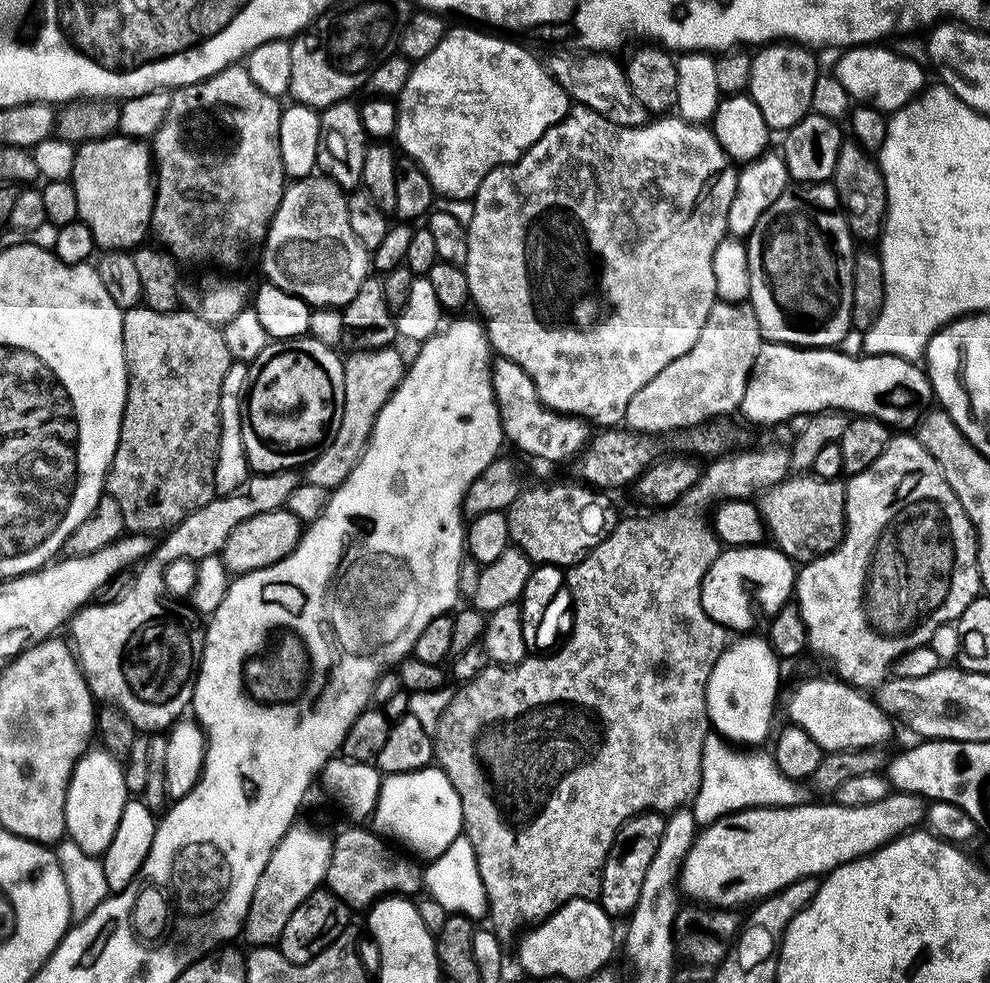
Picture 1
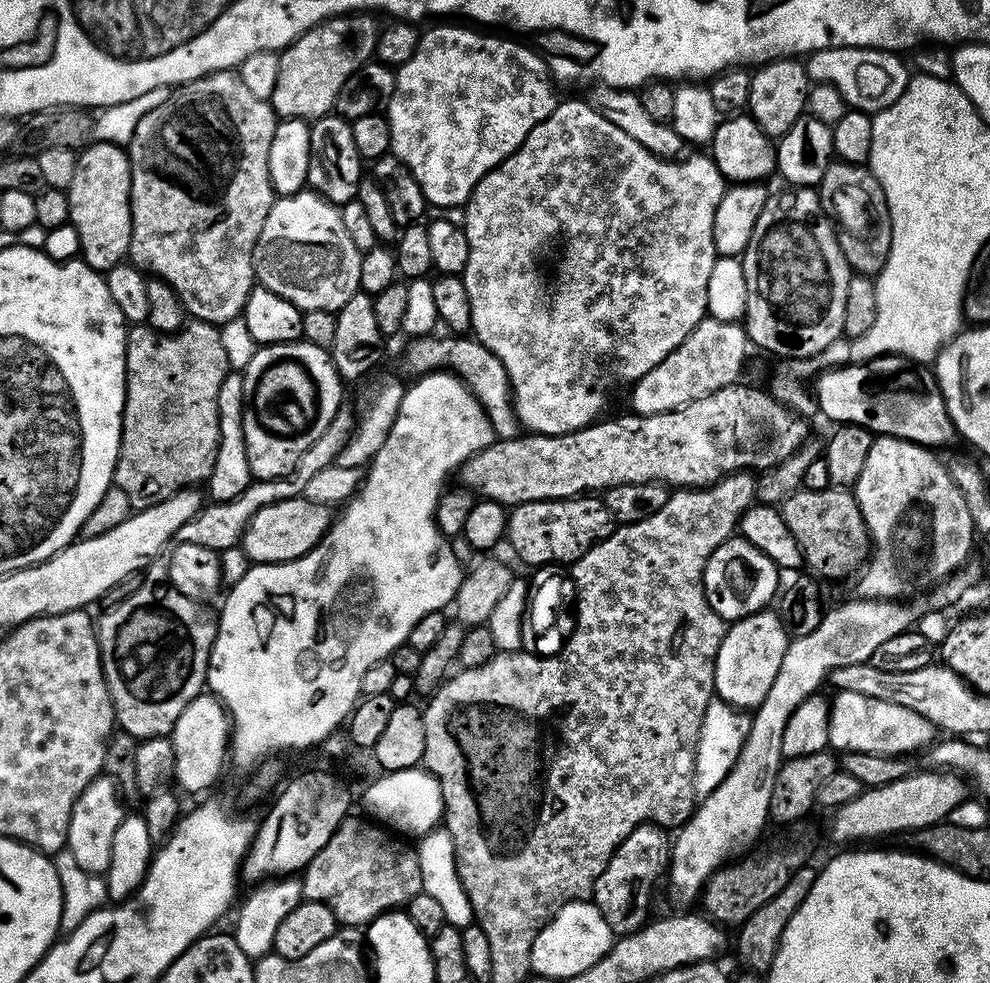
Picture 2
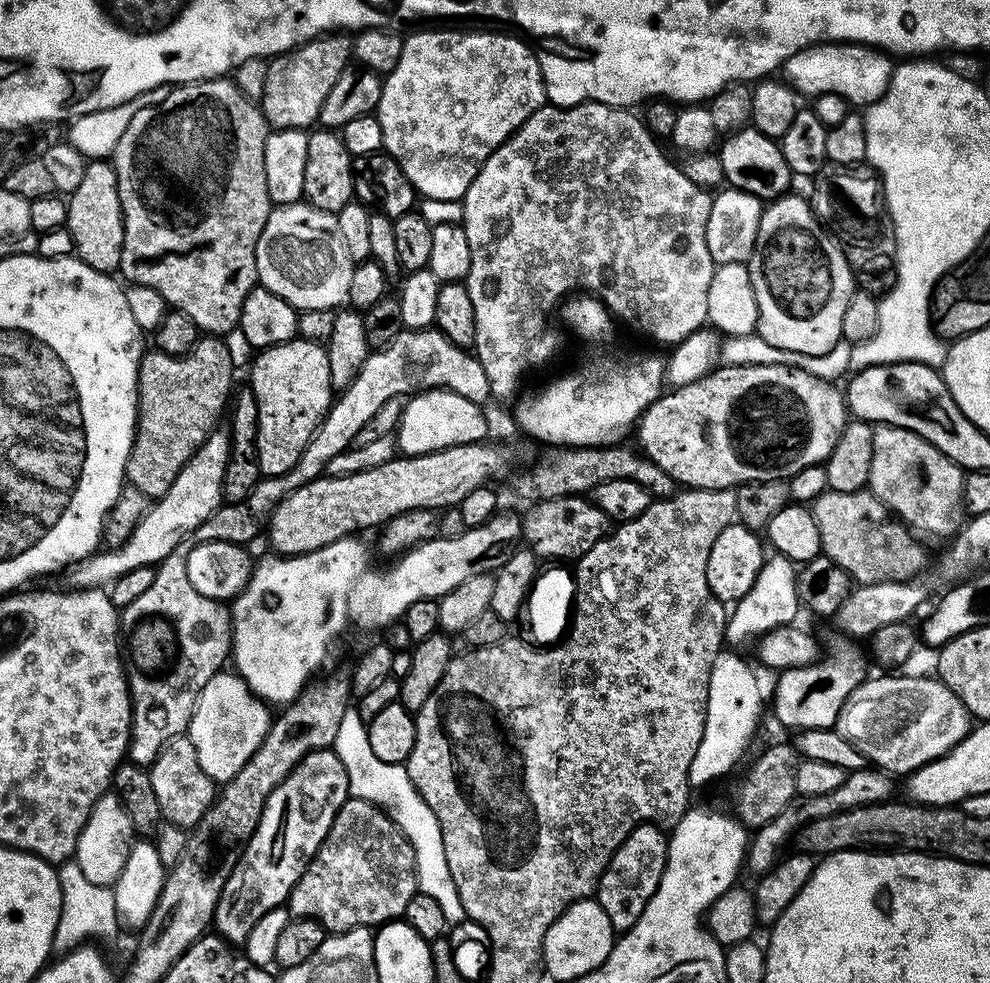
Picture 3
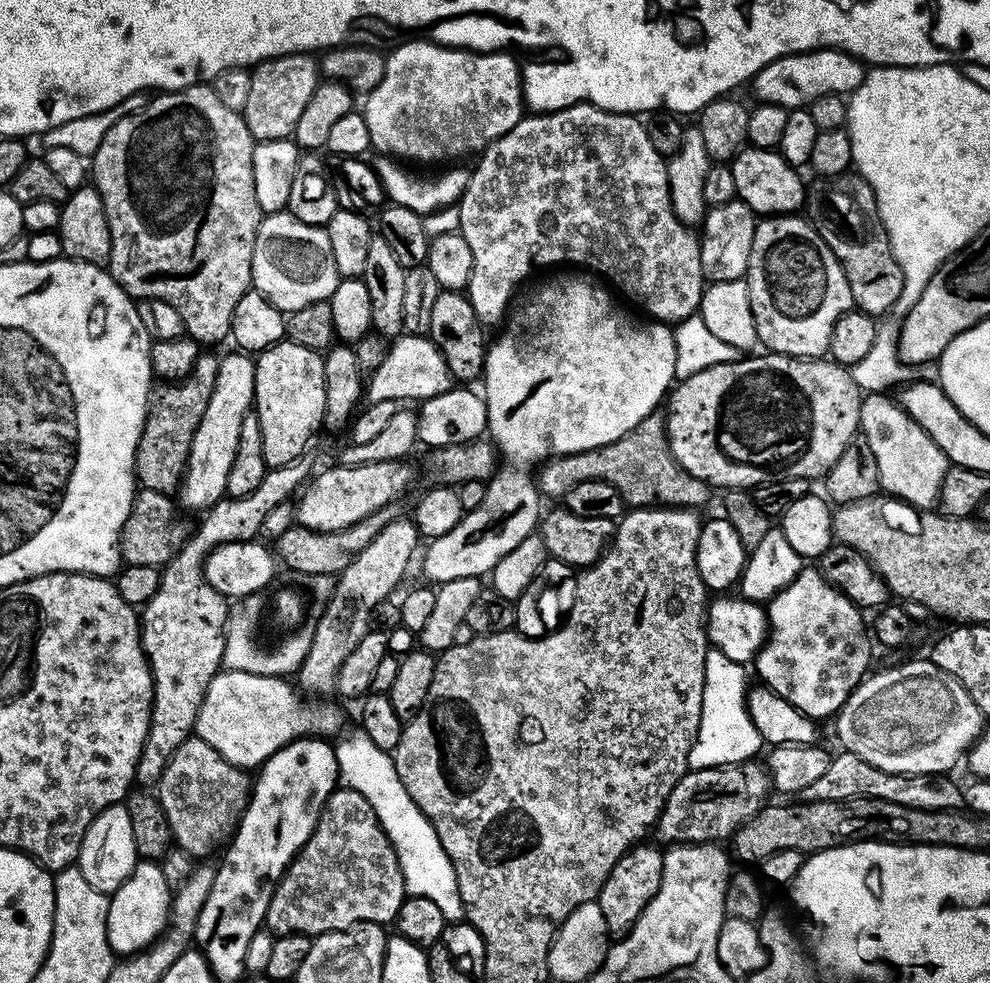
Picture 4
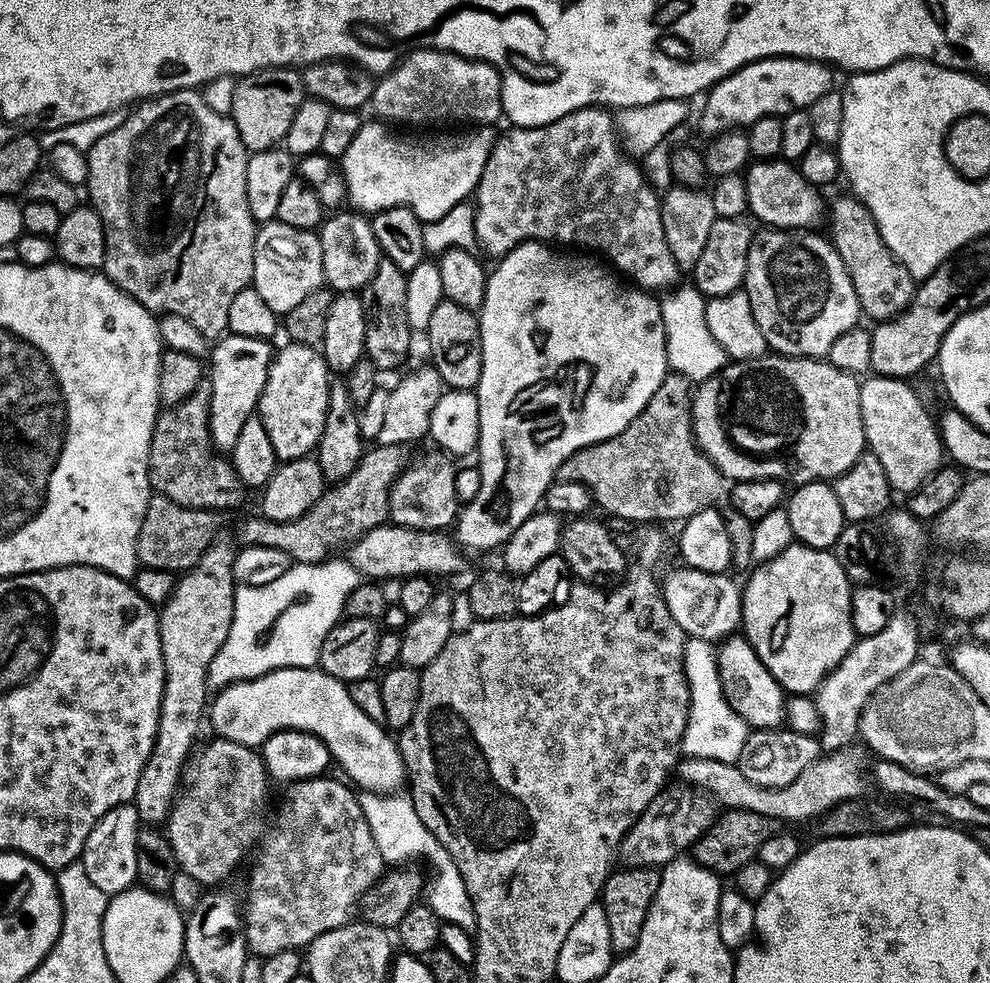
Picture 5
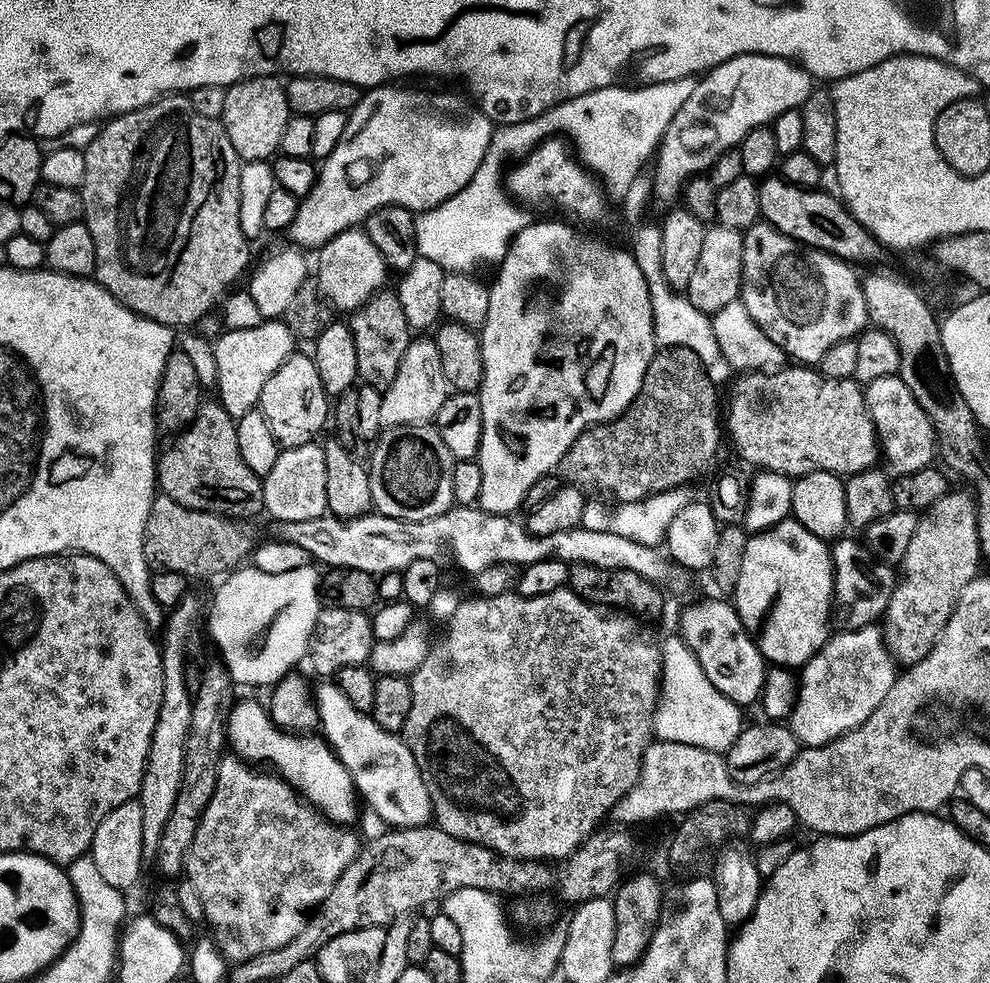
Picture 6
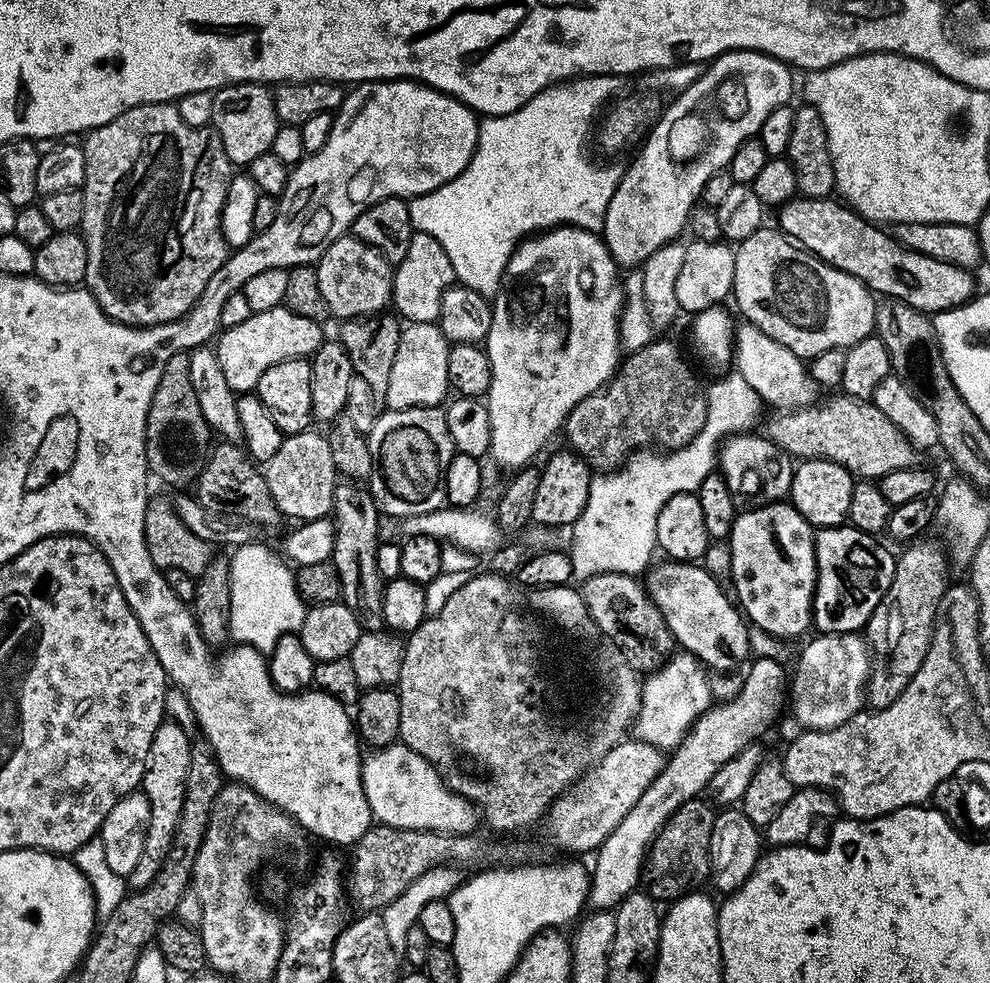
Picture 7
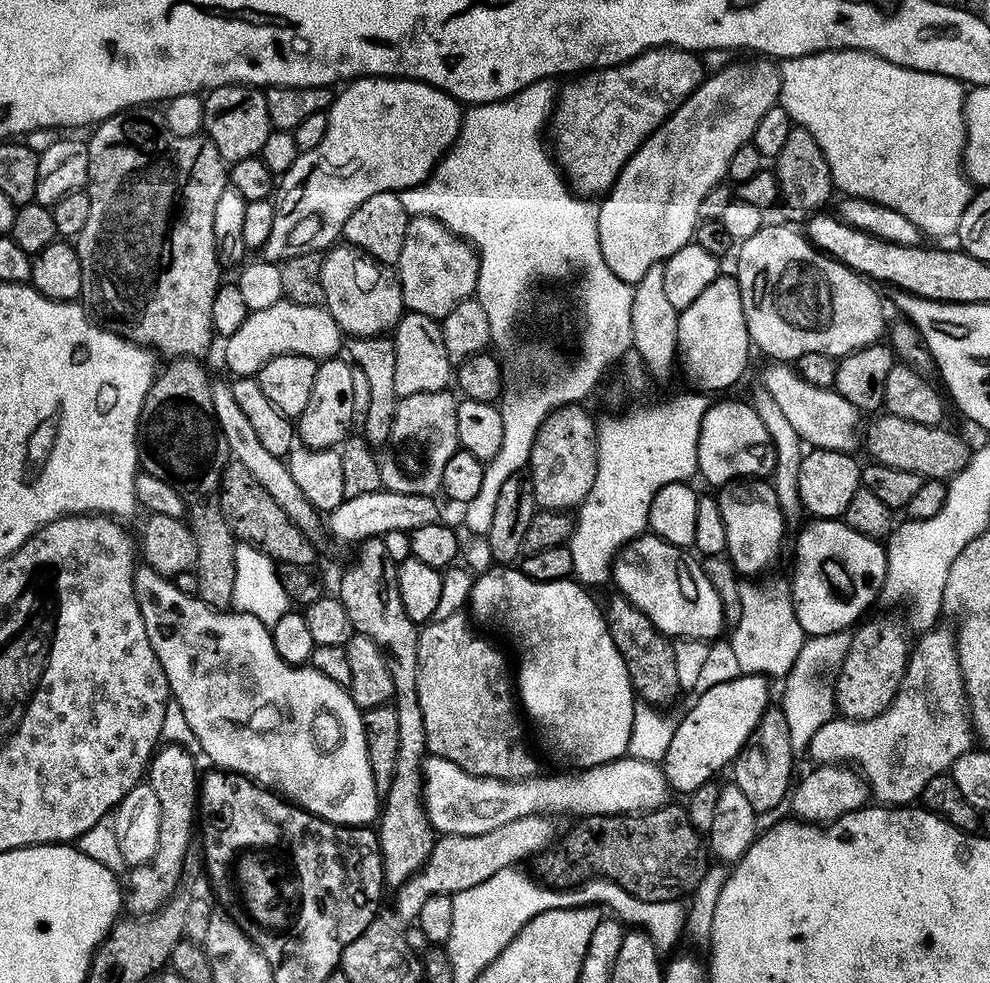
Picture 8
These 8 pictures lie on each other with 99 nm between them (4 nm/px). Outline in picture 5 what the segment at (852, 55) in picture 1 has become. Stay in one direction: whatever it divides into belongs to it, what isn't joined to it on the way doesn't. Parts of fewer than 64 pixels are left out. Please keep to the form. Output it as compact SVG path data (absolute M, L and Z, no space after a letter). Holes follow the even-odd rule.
M770 56L755 60L722 78L703 97L700 128L705 137L717 136L729 128L743 129L763 116L783 118L791 112L807 110L822 94L833 91L833 69L818 60L802 60L799 56Z

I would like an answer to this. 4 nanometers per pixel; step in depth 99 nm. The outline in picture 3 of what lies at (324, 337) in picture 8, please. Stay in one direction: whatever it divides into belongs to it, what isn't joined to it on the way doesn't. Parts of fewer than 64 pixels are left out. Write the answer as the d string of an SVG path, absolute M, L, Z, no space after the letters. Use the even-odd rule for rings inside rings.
M213 430L208 433L200 449L192 455L190 462L186 462L186 466L182 466L178 478L174 478L174 486L170 486L166 495L159 497L149 507L147 514L140 519L138 526L124 543L108 550L112 552L97 551L91 556L85 556L67 569L69 585L72 588L108 586L104 584L126 575L127 572L136 572L147 564L159 565L161 560L172 553L174 546L188 539L194 529L202 526L202 522L206 522L216 513L216 509L222 504L222 482L230 455L229 433L220 431Z

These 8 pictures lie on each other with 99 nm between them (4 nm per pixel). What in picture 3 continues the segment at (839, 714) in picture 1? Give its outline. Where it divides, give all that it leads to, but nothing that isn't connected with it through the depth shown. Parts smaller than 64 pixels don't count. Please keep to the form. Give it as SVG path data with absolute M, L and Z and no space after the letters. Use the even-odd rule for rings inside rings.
M880 676L877 680L865 679L863 684L852 691L850 698L846 698L840 716L836 719L835 731L846 738L850 746L857 748L865 761L892 774L917 772L939 756L945 756L958 741L968 735L970 713L940 679L929 676Z

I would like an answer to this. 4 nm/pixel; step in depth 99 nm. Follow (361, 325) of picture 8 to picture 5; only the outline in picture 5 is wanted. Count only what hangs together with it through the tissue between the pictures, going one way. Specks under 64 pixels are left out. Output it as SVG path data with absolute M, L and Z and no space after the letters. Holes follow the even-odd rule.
M356 210L344 211L329 215L318 229L322 242L324 284L336 294L356 294L366 286L366 282L370 282L370 278L374 278L382 253L378 238L374 238L371 219Z

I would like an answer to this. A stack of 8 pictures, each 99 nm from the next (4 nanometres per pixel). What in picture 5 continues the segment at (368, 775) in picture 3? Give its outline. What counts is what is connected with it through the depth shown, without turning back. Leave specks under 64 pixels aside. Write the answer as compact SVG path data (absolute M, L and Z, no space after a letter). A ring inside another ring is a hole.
M378 792L359 793L362 814L366 814L366 822L370 822L370 834L374 834L374 842L378 842L378 850L382 854L385 865L400 866L403 860L416 860L425 856L432 863L436 877L426 884L426 902L436 911L443 923L457 924L469 930L476 927L476 915L472 909L472 899L468 897L466 886L460 877L460 871L450 854L426 830L426 826L418 818L411 799L404 794L381 794Z

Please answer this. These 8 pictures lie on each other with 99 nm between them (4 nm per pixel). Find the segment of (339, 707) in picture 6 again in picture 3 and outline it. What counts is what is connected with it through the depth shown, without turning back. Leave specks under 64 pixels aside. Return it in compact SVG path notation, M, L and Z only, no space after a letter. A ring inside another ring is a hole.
M221 670L201 684L186 729L188 741L194 746L197 766L213 782L234 778L266 738L270 727L270 715L264 709L267 707L254 698L239 675L229 672Z

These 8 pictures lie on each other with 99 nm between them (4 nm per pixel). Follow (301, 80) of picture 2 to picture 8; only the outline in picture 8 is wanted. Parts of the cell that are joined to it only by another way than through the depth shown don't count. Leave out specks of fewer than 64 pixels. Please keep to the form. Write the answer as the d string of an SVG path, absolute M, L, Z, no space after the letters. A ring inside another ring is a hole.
M227 84L211 89L203 97L203 135L217 147L218 154L225 162L259 156L266 138L272 133L270 114L266 111L266 98L259 87L246 84Z

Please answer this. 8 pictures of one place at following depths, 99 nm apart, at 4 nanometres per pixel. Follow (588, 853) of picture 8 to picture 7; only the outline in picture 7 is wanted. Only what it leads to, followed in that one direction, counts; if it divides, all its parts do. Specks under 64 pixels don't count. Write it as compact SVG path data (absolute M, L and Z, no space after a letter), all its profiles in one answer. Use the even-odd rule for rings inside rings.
M697 798L686 801L666 821L647 851L646 867L642 872L643 887L653 900L678 900L690 892L703 889L709 883L708 851L717 813L707 799Z

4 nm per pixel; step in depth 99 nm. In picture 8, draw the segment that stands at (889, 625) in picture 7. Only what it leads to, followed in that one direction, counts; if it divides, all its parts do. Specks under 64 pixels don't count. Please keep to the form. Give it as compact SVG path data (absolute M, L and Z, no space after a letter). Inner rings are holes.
M867 620L851 633L848 652L838 665L840 673L834 681L835 711L846 720L869 720L882 715L895 700L908 668L910 640L908 644L903 626L896 620Z

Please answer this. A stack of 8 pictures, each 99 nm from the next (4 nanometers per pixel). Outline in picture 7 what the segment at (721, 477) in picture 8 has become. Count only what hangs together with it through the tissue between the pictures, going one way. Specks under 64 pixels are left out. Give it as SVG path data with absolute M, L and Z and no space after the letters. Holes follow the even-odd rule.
M737 434L729 436L718 452L718 471L728 482L733 496L749 500L752 506L783 501L792 491L793 457L768 439L767 435Z

